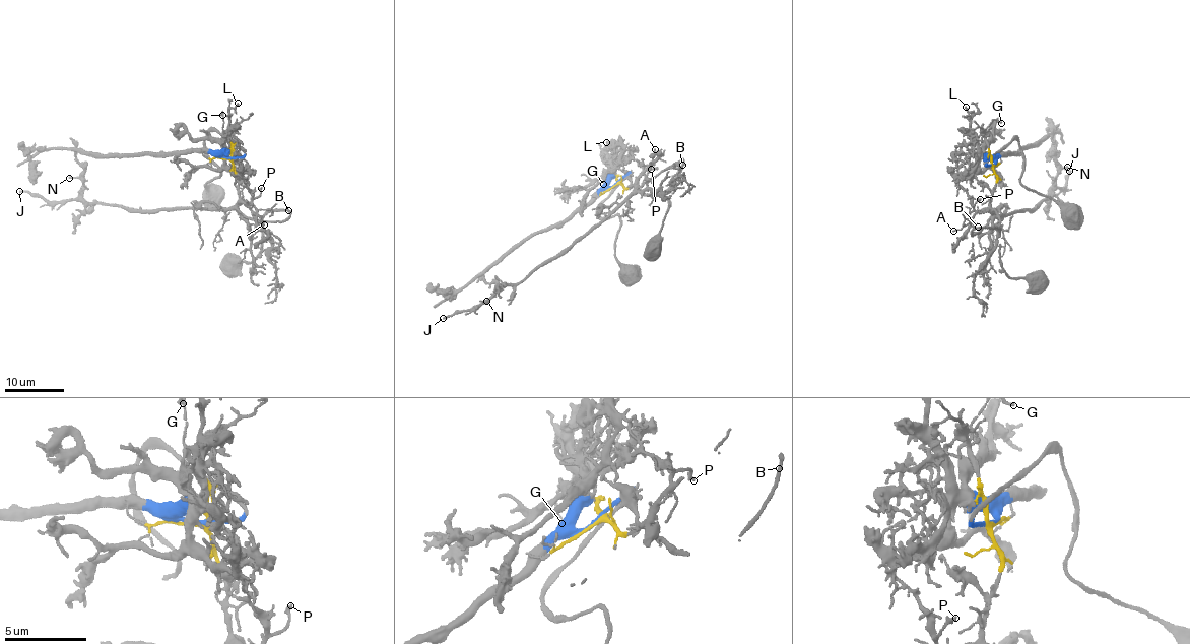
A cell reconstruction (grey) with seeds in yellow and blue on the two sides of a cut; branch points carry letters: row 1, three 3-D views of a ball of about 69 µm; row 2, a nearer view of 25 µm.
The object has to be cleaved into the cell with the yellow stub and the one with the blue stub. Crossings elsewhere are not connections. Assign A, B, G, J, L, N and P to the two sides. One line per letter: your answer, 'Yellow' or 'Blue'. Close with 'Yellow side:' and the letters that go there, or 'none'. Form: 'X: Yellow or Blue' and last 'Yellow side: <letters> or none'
A: Yellow
B: Yellow
G: Yellow
J: Yellow
L: Blue
N: Yellow
P: Yellow
Yellow side: A, B, G, J, N, P

